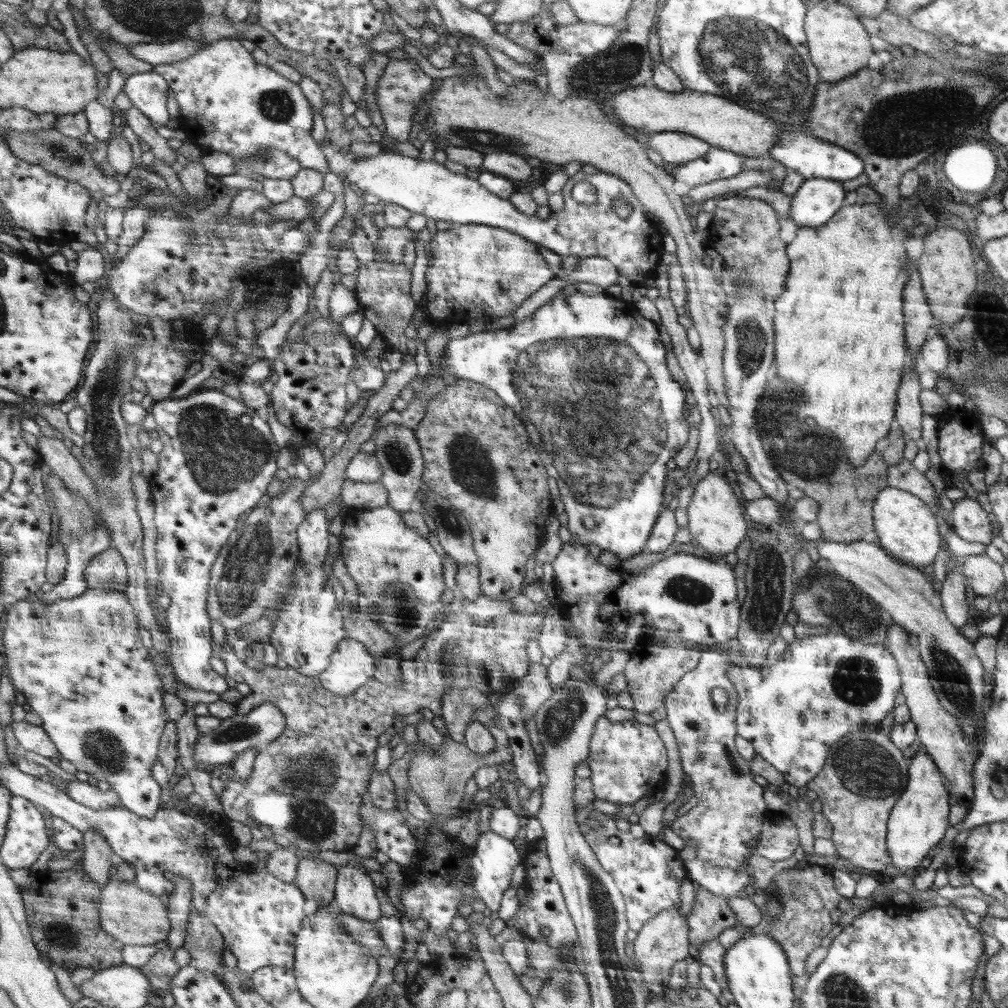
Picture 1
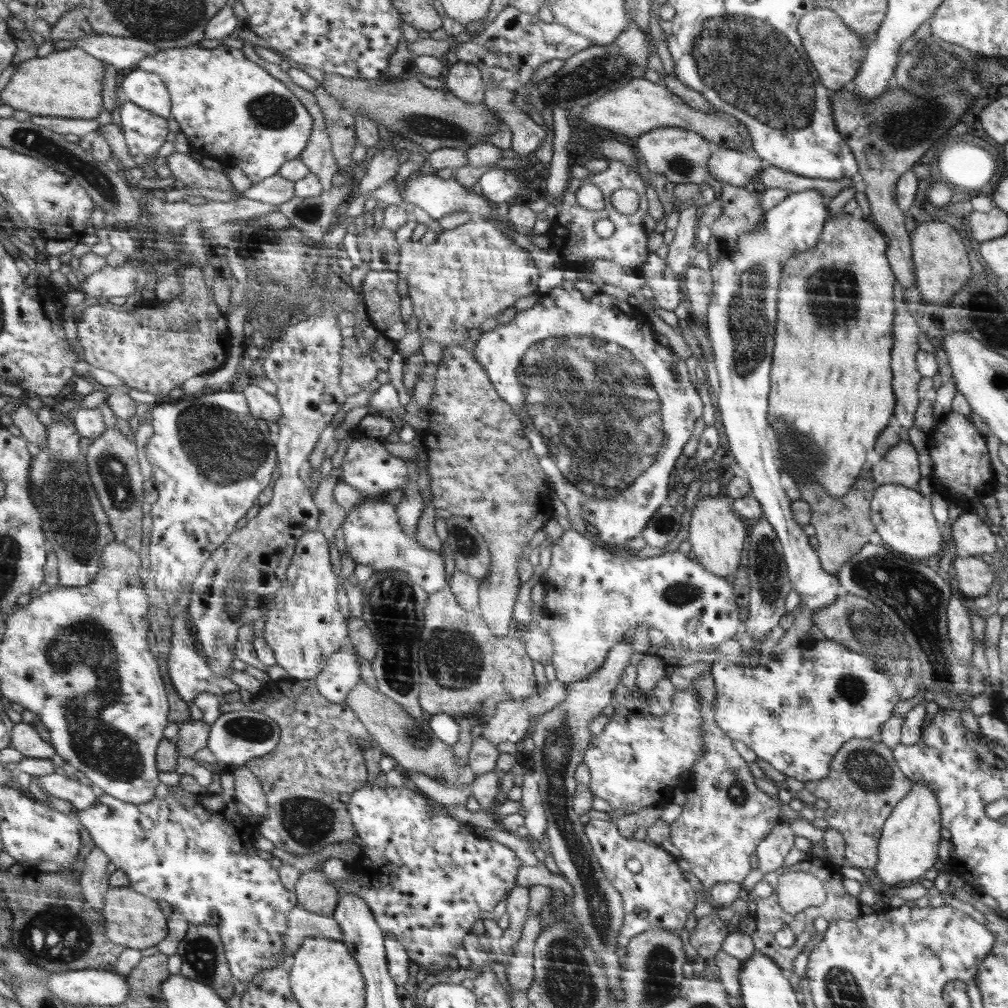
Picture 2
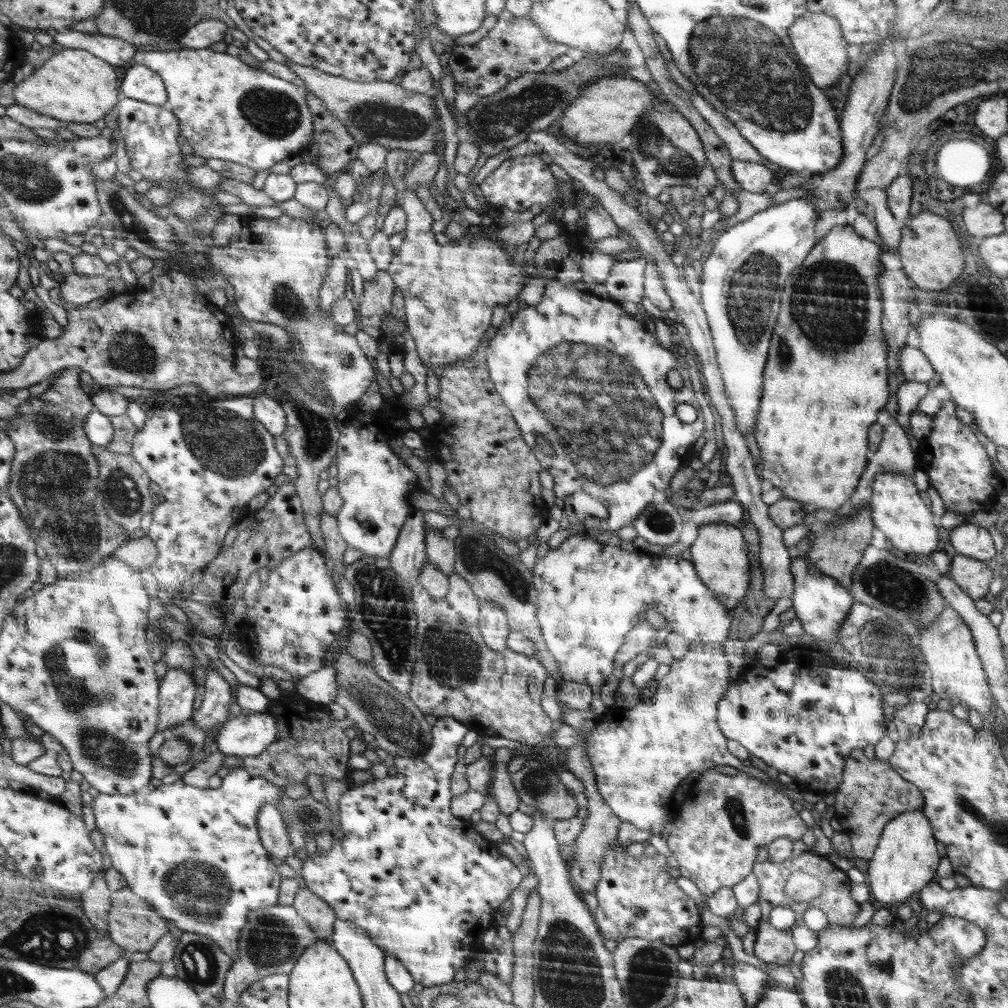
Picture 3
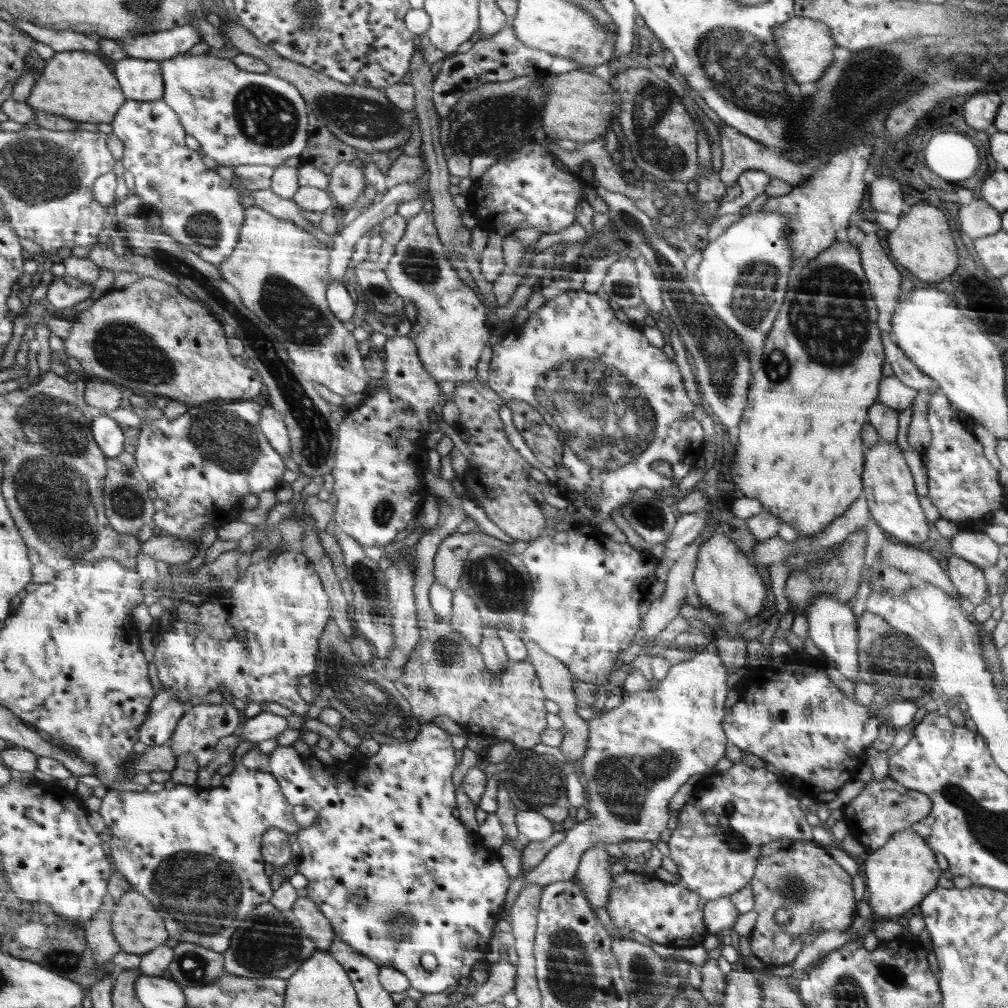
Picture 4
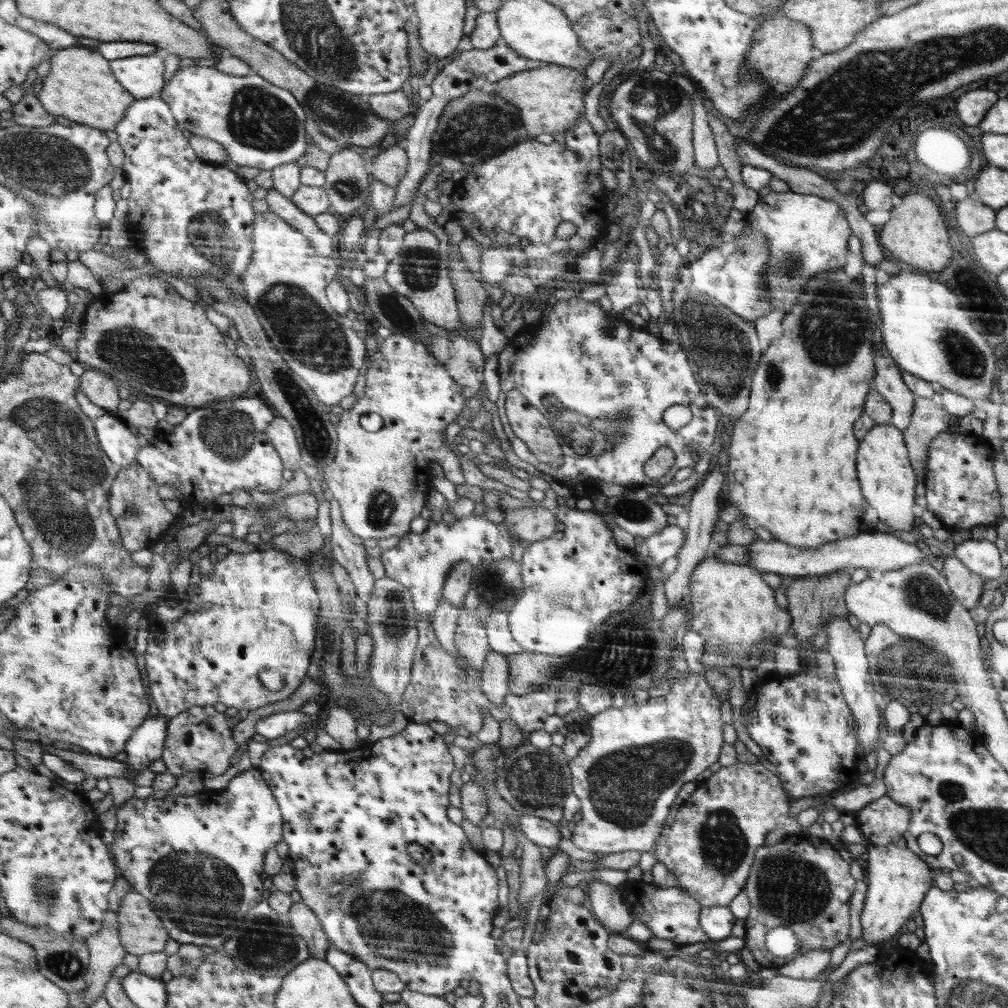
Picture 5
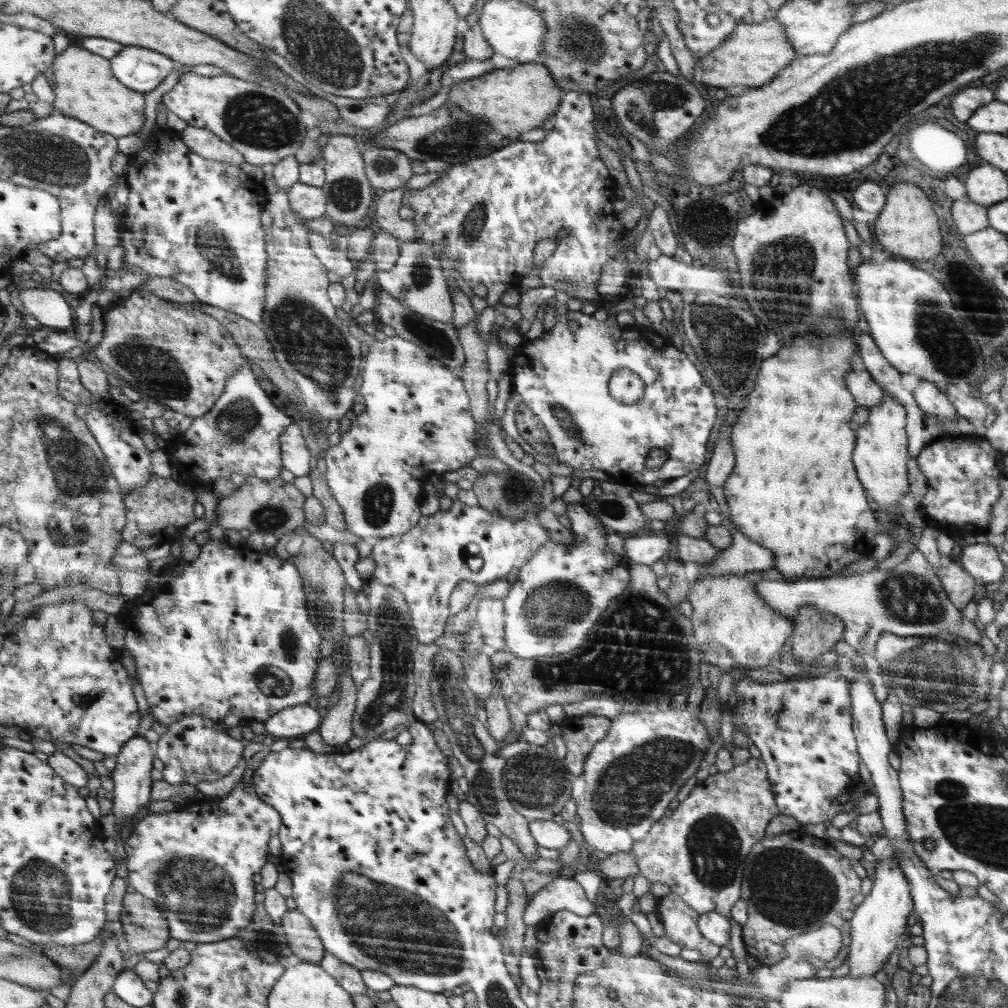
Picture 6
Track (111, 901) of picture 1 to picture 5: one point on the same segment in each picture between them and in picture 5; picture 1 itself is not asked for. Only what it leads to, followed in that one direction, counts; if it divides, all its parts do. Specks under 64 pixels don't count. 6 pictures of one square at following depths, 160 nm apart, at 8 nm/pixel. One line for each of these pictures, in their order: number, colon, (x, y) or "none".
2: (134, 920)
3: (136, 925)
4: (139, 927)
5: (143, 932)

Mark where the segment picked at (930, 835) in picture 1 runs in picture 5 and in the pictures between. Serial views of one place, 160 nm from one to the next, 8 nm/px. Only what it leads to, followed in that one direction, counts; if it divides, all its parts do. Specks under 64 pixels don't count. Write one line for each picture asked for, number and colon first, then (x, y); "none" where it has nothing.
2: (909, 842)
3: (906, 858)
4: (899, 875)
5: (898, 880)

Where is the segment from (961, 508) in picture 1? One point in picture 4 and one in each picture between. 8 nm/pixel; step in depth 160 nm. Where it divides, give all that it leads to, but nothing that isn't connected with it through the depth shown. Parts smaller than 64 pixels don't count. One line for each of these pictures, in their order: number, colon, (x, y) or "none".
2: (969, 532)
3: (969, 539)
4: (975, 547)

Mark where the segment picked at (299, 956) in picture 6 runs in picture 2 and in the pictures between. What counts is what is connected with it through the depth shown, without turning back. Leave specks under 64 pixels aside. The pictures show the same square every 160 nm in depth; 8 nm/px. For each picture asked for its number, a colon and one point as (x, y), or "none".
2: (314, 892)
3: (321, 917)
4: (314, 924)
5: (302, 918)

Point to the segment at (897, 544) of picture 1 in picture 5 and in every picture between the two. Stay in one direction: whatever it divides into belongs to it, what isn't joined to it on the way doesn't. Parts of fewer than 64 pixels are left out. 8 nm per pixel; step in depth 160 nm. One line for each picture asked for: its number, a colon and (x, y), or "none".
2: (904, 521)
3: (898, 511)
4: (893, 503)
5: (887, 477)

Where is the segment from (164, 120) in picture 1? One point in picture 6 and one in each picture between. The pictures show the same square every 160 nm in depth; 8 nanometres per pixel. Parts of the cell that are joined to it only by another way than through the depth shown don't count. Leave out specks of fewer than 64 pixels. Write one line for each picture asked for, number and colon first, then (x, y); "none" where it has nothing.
2: (149, 90)
3: (141, 82)
4: (142, 79)
5: (143, 75)
6: (143, 69)

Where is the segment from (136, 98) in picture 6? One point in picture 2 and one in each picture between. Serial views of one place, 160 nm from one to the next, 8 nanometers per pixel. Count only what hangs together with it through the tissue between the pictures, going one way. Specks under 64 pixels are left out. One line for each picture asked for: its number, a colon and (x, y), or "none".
2: (70, 83)
3: (76, 86)
4: (78, 85)
5: (82, 87)

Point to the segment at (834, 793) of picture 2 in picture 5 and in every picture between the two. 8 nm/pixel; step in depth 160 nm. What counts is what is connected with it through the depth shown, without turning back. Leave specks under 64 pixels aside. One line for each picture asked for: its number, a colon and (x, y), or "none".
3: (875, 793)
4: (884, 807)
5: (883, 820)

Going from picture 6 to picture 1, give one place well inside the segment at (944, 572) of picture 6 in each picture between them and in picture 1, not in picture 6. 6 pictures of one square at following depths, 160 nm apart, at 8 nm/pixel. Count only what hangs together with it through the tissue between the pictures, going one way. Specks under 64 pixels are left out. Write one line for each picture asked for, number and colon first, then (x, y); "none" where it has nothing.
1: (984, 575)
2: (975, 577)
3: (973, 577)
4: (969, 580)
5: (966, 586)

